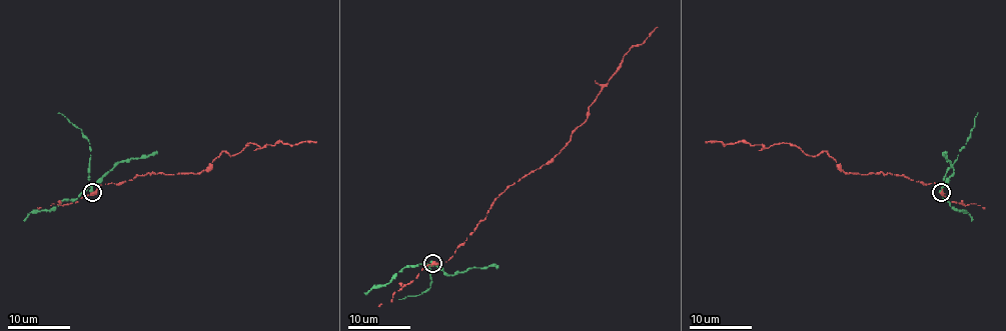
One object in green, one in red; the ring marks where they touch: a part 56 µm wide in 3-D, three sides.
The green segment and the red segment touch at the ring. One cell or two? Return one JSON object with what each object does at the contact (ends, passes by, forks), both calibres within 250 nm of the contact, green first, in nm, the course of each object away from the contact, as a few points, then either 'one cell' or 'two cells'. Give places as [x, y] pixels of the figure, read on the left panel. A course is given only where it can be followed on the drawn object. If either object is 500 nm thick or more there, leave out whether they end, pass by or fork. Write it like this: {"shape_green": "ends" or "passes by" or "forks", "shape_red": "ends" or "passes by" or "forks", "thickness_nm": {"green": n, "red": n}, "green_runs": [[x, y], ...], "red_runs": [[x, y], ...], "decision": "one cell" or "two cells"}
{"shape_green": "passes by", "shape_red": "ends", "thickness_nm": {"green": 260, "red": 480}, "green_runs": [[92, 193], [87, 138], [65, 116], [57, 113]], "red_runs": [[92, 193], [152, 172], [199, 174], [224, 150], [235, 155], [248, 143], [315, 141]], "decision": "two cells"}

